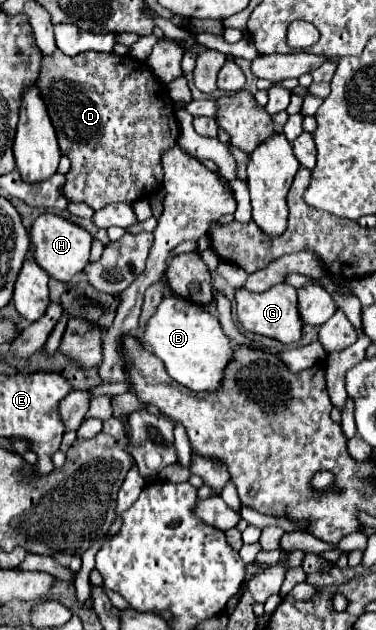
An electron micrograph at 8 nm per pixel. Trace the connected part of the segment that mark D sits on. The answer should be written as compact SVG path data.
M56 49L52 55L42 57L36 87L40 89L50 121L56 129L60 151L72 163L64 185L64 195L70 201L82 201L96 211L116 201L146 199L162 187L160 153L164 153L168 145L176 143L180 131L174 115L174 101L170 95L166 95L164 85L152 73L146 61L138 61L136 67L134 59L114 53L88 51L70 57Z

